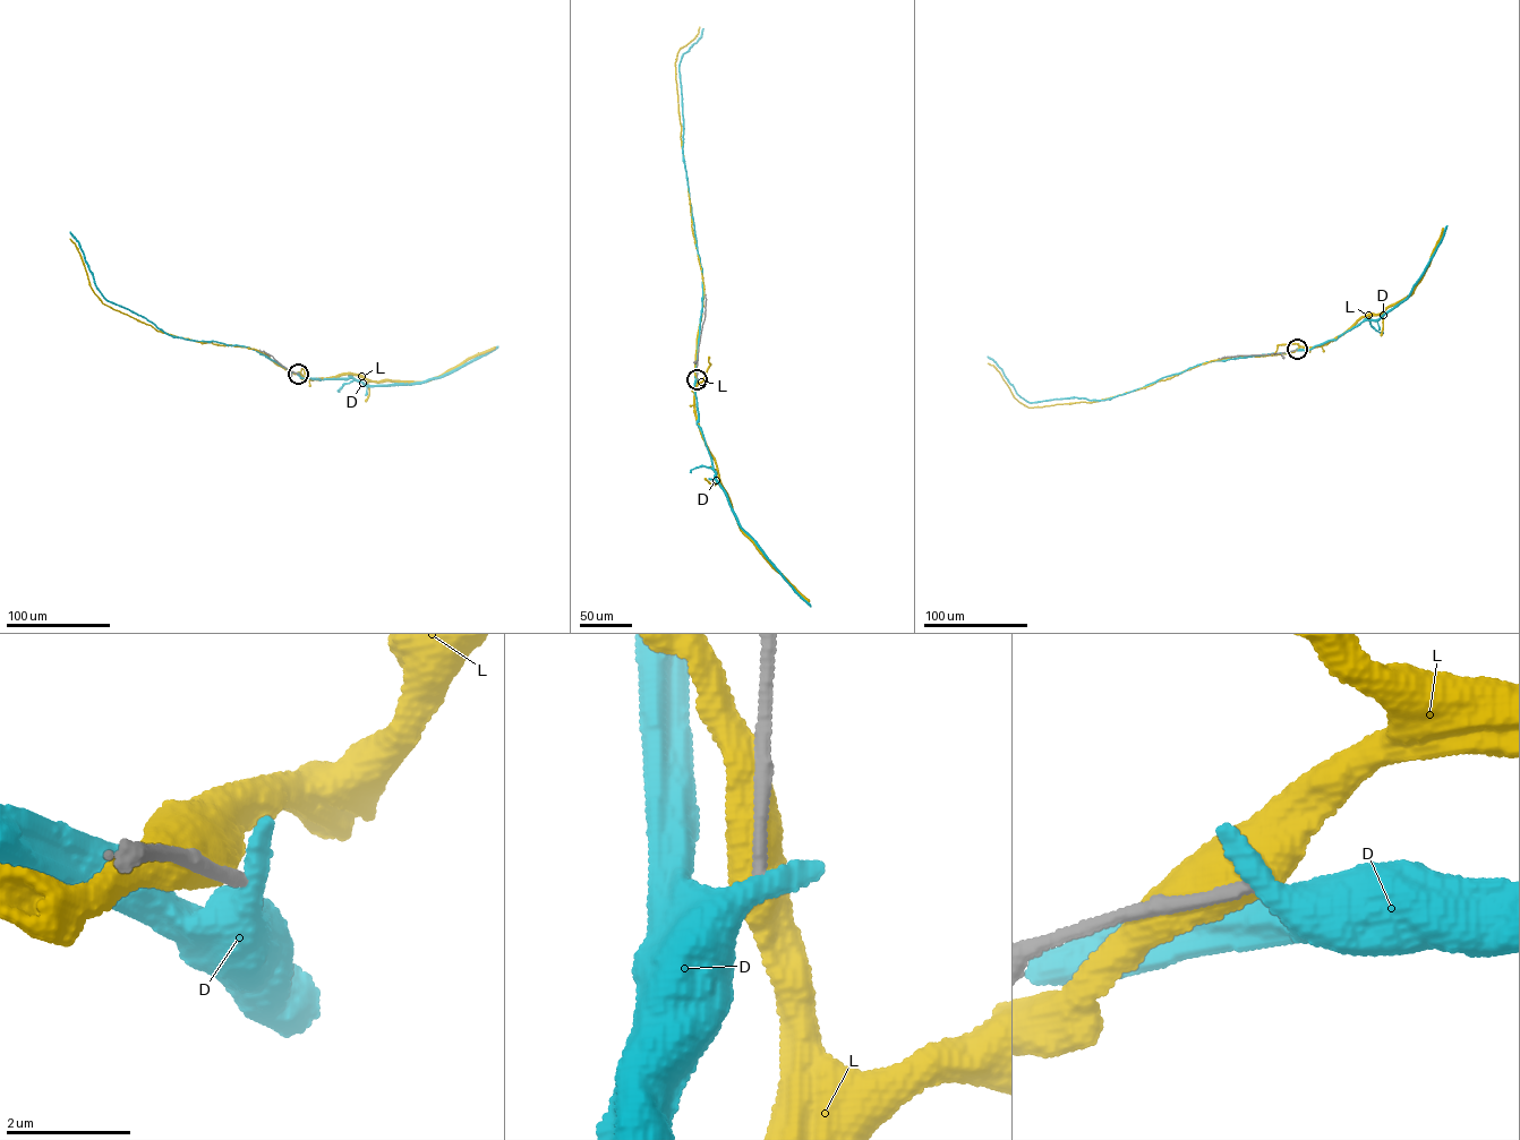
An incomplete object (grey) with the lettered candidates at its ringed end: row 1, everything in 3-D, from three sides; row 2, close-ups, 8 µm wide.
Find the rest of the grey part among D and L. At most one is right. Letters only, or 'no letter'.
no letter

